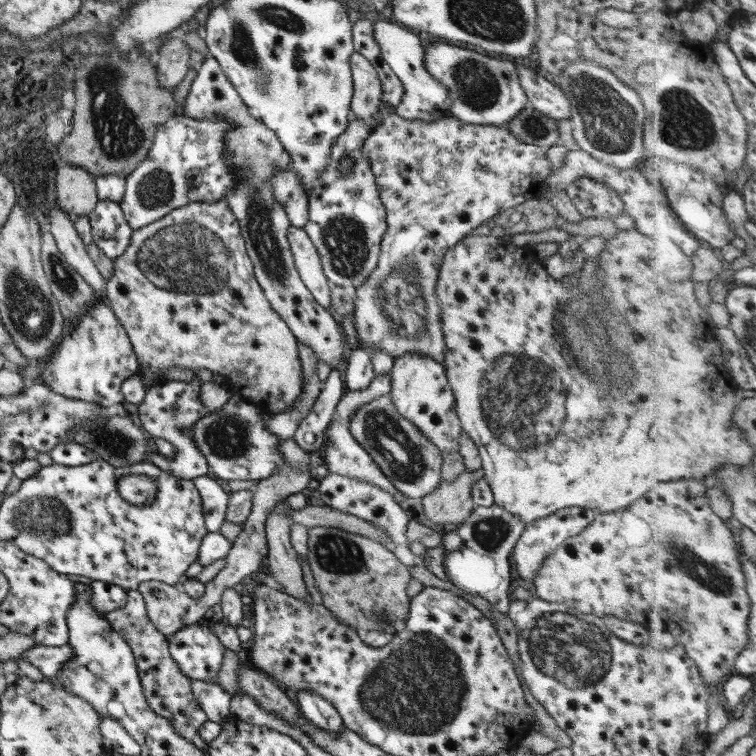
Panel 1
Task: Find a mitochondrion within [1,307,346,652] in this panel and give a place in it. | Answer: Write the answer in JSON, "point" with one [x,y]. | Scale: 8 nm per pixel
{"point":[46,517]}

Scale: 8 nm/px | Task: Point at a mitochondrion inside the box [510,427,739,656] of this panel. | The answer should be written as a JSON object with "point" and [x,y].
{"point":[685,559]}

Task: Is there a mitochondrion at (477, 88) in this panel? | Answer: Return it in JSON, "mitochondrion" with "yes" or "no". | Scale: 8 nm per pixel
{"mitochondrion":"yes"}

